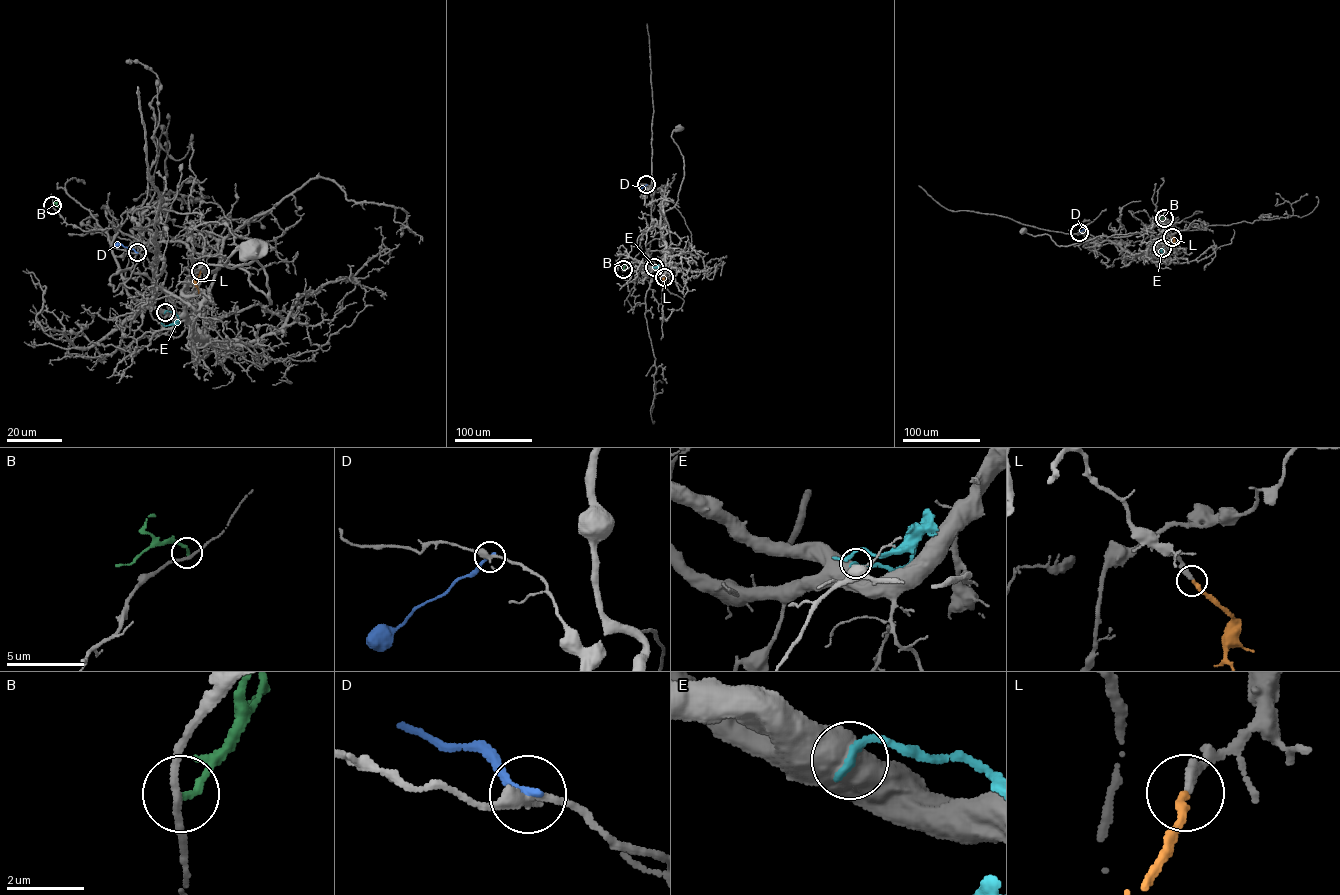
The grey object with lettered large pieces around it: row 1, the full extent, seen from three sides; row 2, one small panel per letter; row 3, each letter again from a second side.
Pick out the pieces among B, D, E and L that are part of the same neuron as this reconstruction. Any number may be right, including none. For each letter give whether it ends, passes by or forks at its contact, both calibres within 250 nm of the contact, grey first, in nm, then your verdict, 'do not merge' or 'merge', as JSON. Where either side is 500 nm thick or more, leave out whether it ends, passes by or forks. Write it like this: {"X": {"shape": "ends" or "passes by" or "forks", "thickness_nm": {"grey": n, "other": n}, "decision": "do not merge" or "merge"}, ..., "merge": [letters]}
{"B": {"shape": "ends", "thickness_nm": {"grey": 170, "other": 190}, "decision": "do not merge"}, "D": {"shape": "ends", "thickness_nm": {"grey": 280, "other": 200}, "decision": "do not merge"}, "E": {"thickness_nm": {"grey": 800, "other": 240}, "decision": "do not merge"}, "L": {"shape": "ends", "thickness_nm": {"grey": 280, "other": 240}, "decision": "merge"}, "merge": ["L"]}

